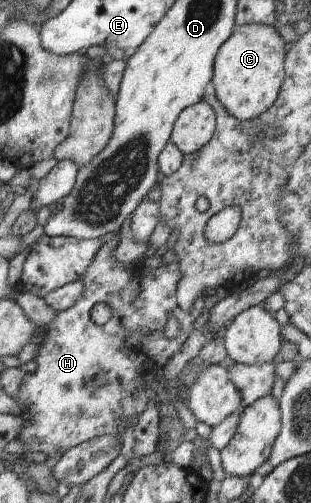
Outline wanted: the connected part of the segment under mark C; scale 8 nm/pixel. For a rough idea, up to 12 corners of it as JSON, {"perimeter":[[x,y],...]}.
{"perimeter":[[236,26],[211,82],[240,121],[275,104],[287,48],[274,27]]}

